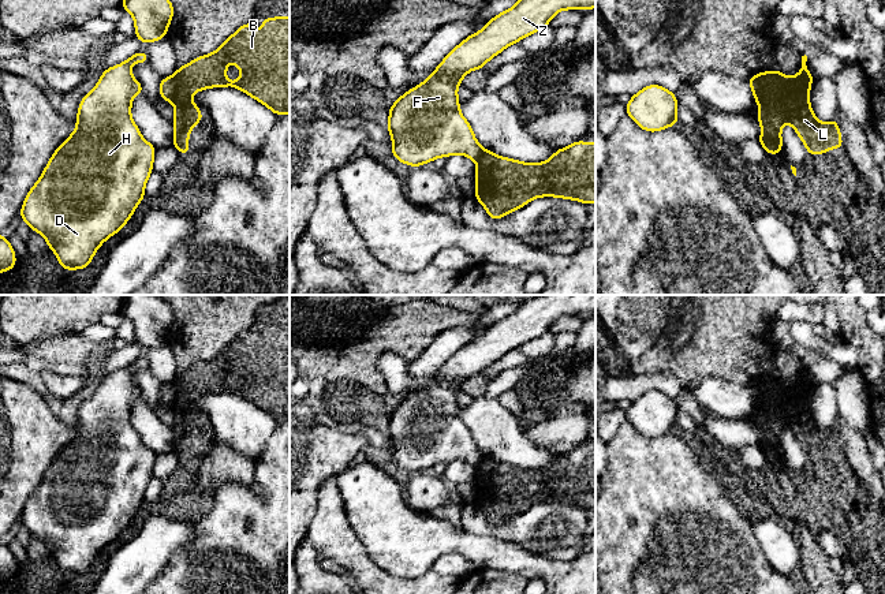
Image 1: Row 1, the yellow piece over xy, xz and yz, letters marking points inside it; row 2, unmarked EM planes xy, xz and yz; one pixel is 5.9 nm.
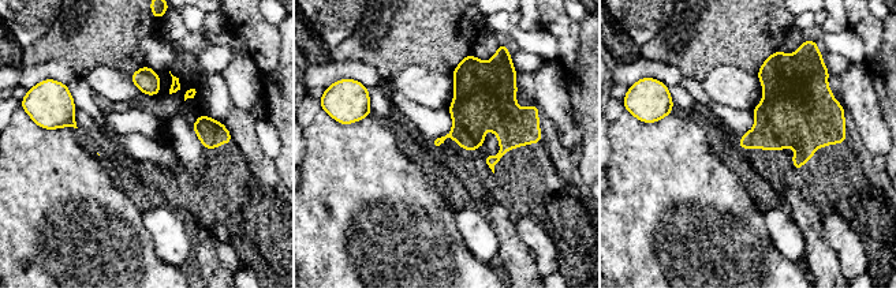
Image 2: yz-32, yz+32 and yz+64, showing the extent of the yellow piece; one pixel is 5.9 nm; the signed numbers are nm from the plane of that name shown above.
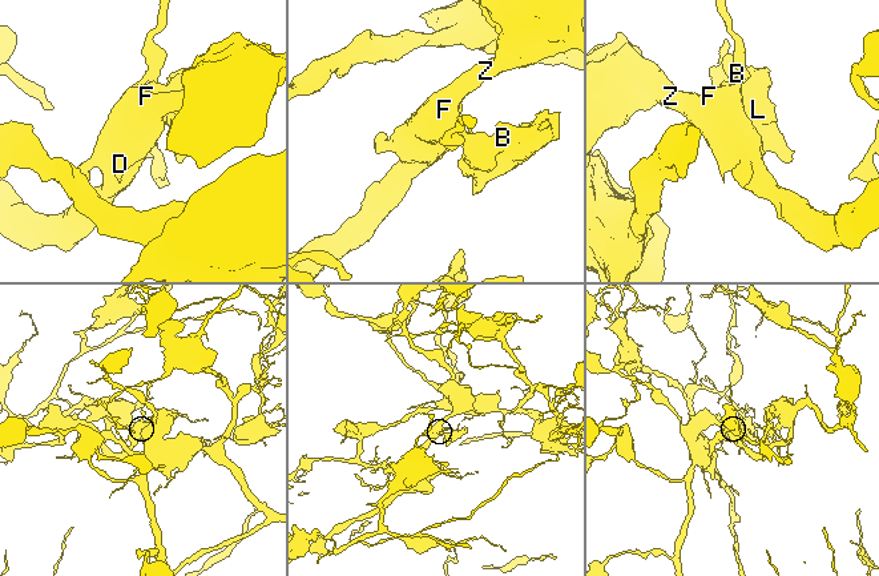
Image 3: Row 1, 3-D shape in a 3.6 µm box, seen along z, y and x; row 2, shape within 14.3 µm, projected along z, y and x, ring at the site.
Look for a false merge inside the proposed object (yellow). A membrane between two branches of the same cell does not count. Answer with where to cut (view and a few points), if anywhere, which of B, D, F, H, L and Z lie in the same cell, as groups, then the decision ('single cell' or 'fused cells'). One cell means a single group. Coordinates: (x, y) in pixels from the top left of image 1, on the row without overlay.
cut in yz along (758, 380), (761, 399), (755, 406); B L / D F H Z; fused cells

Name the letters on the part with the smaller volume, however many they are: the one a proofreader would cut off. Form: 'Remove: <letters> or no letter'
Remove: B, L

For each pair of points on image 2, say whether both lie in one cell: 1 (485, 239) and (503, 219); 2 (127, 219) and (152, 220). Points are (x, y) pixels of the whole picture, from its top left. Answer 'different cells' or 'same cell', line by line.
1: different cells
2: different cells

